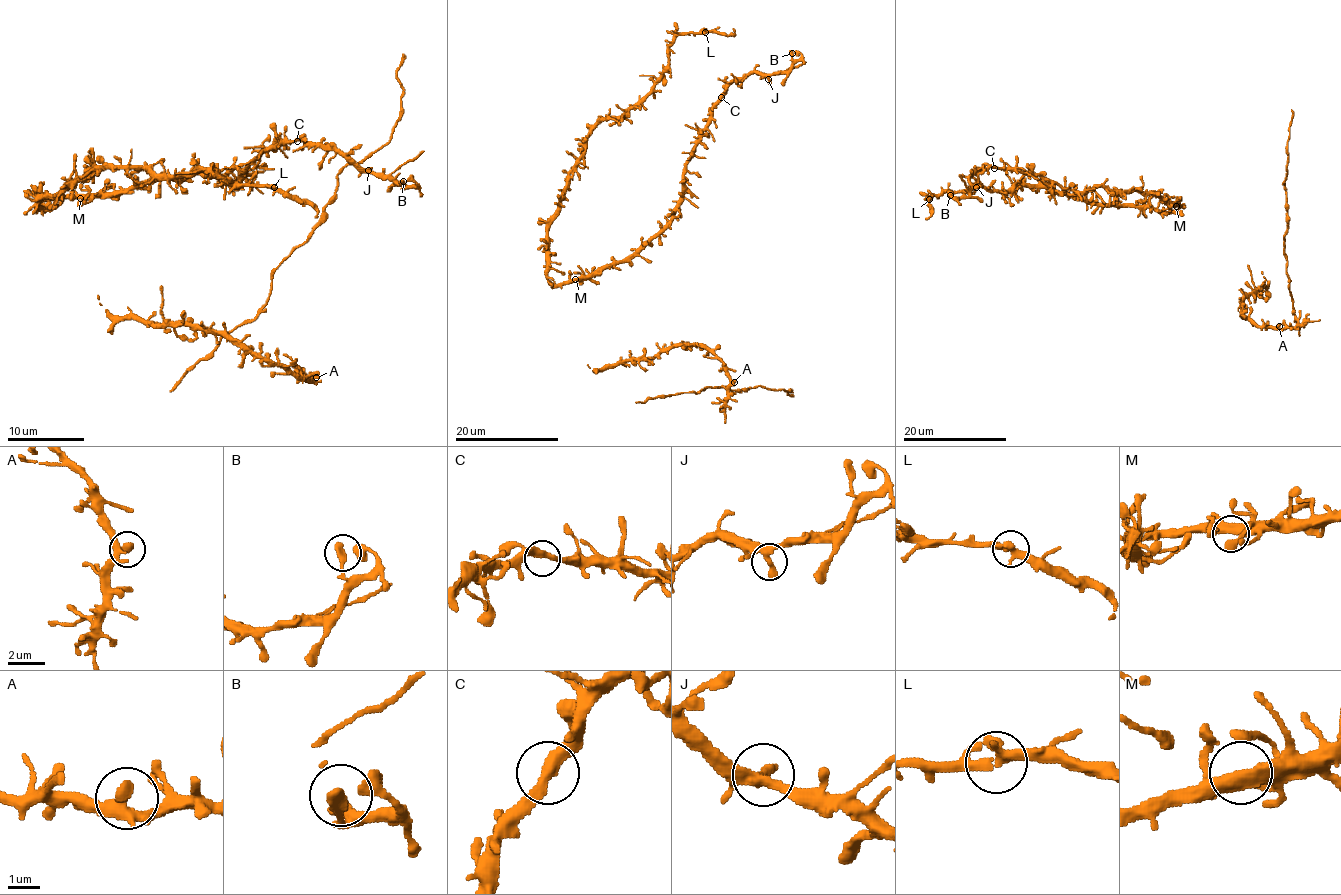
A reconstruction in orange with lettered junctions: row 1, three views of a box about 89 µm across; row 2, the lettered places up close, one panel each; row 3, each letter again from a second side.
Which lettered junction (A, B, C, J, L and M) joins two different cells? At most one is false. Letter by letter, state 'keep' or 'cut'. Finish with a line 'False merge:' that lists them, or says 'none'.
A: keep
B: keep
C: keep
J: keep
L: keep
M: keep
False merge: none

